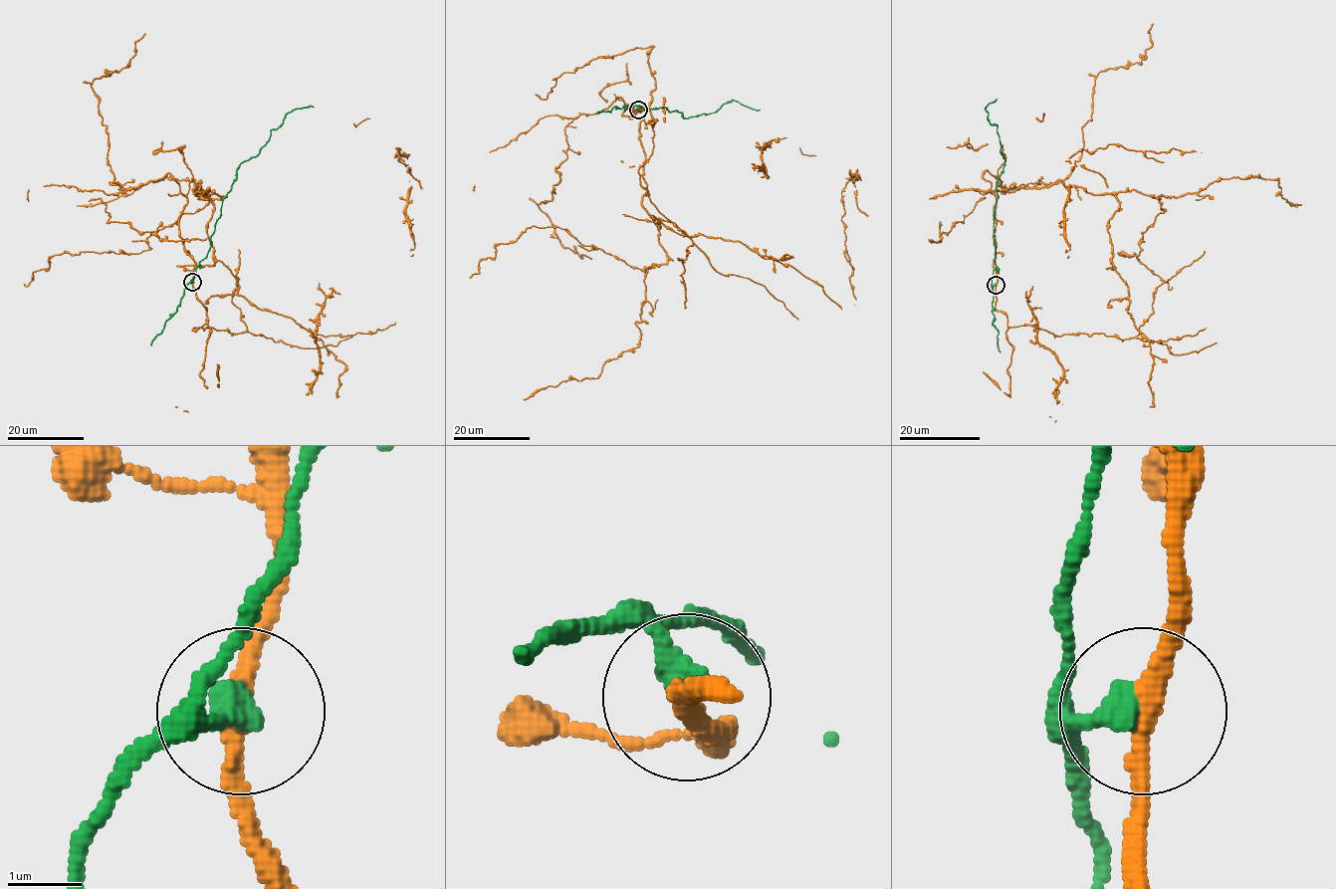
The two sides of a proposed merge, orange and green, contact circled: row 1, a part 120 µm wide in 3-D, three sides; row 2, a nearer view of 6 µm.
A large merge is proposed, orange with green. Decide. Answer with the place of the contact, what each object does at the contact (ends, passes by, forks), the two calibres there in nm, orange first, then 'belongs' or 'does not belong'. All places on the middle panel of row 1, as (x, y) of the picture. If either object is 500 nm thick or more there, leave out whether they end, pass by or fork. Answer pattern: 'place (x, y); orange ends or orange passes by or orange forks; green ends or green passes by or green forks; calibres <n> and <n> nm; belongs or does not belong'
place (638, 110); orange passes by; green ends; calibres 280 and 400 nm; does not belong

